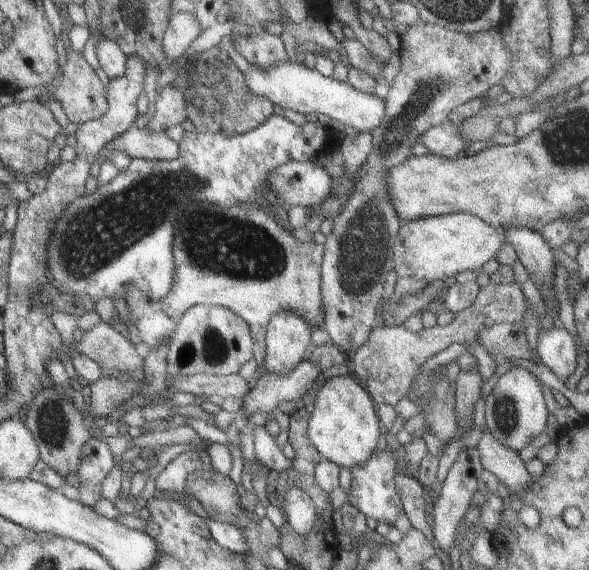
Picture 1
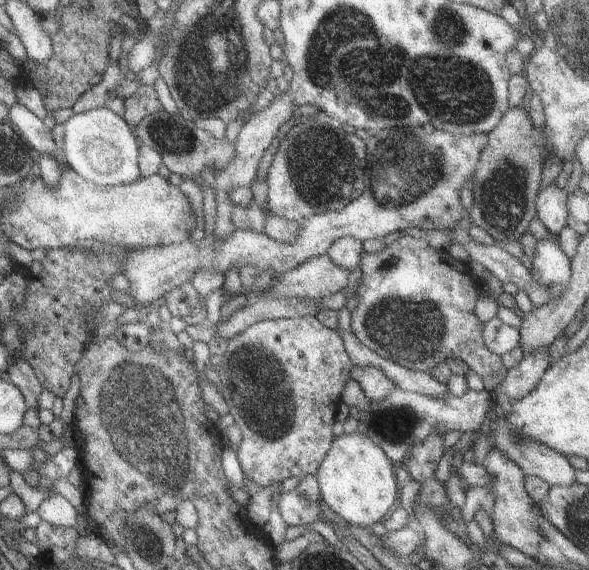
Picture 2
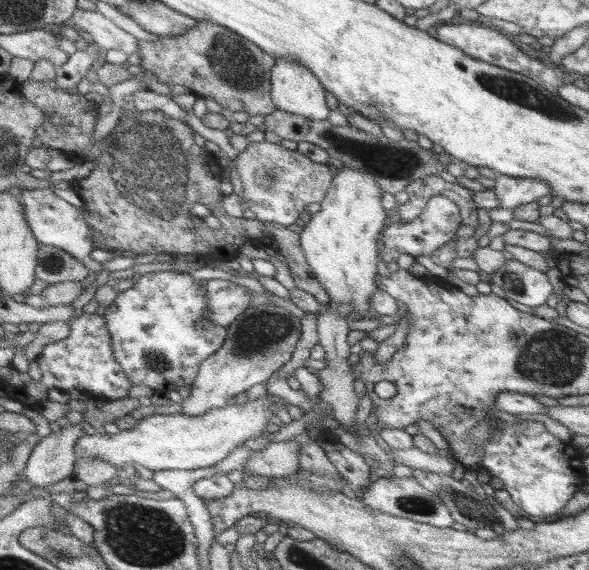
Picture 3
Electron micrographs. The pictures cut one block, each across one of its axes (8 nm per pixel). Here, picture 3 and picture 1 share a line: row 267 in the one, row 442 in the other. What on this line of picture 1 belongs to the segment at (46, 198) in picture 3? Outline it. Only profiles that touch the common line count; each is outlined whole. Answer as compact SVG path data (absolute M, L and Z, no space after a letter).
M89 437L87 442L81 446L81 458L79 458L79 464L77 464L77 494L79 494L79 501L85 506L92 507L97 500L99 500L99 488L101 481L111 467L113 466L113 458L108 454L108 448L106 444Z

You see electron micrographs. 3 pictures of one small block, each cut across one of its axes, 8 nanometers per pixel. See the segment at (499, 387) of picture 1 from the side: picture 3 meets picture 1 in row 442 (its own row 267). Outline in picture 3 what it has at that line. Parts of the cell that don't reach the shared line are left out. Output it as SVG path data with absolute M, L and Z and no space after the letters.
M519 259L506 260L490 278L490 283L499 286L505 300L515 300L523 306L541 306L551 296L553 287L544 272L520 263Z

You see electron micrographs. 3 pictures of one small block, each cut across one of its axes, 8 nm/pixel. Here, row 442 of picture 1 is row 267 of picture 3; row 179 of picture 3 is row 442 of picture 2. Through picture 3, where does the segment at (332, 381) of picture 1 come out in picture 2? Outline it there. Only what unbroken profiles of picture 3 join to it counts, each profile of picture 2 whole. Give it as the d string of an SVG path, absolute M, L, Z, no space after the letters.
M359 431L333 436L327 454L313 475L321 502L348 525L367 529L375 522L381 522L398 500L399 482L395 478L393 464L377 444Z

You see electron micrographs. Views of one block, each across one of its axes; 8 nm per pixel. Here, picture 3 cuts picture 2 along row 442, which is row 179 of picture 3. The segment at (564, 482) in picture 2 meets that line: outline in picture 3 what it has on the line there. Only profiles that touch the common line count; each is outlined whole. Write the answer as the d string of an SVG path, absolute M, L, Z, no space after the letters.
M496 173L494 182L491 189L498 202L497 208L513 210L516 206L535 202L551 192L548 184L539 179L518 179Z

